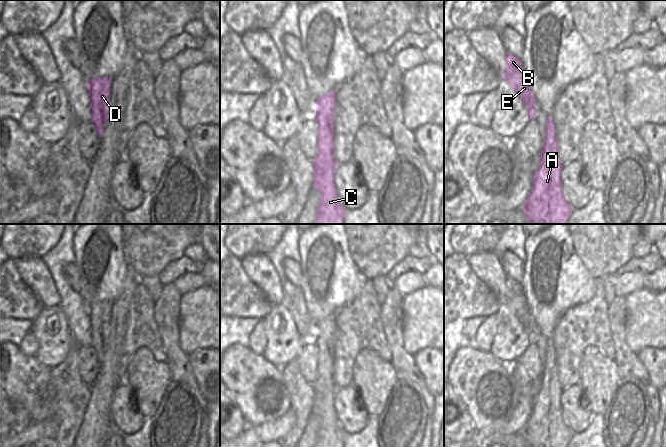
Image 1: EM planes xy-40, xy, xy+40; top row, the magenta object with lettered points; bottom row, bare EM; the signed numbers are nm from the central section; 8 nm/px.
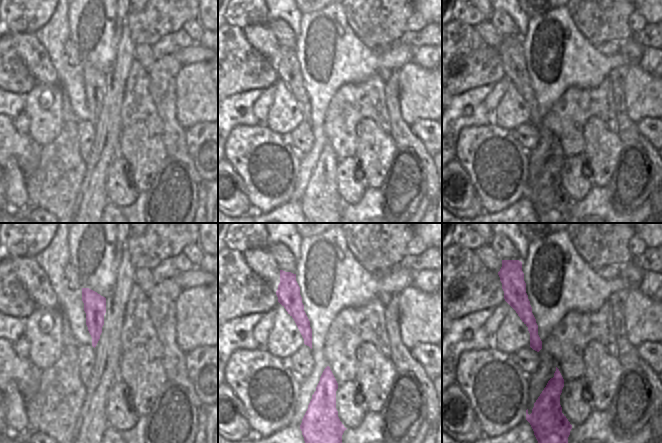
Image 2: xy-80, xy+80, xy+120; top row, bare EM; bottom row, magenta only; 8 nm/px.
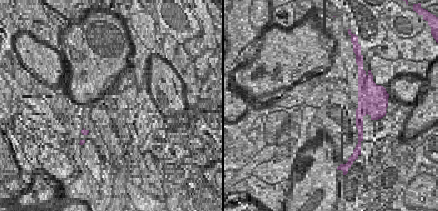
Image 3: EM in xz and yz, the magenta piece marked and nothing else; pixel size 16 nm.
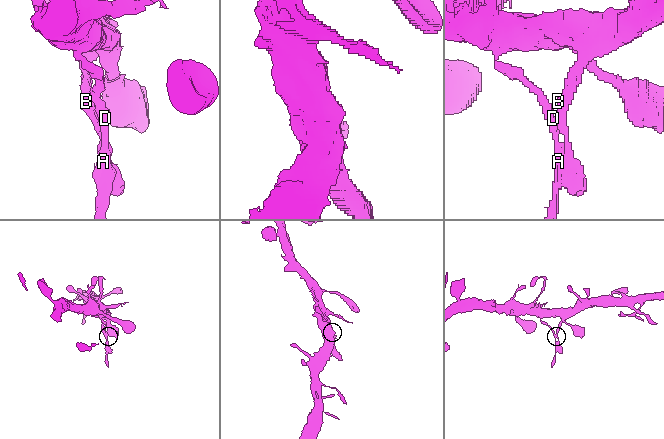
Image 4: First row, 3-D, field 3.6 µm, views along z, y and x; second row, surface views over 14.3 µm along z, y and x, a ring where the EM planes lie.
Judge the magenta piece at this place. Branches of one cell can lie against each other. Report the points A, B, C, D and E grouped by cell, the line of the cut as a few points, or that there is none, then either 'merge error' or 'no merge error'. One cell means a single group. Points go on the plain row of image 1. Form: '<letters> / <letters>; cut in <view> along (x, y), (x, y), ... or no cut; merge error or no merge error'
A B C D E; no cut; no merge error

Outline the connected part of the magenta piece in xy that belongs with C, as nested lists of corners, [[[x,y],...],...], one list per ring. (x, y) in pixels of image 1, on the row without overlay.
[[[336,315],[316,323],[316,346],[318,348],[318,378],[314,388],[314,412],[320,416],[320,428],[314,447],[343,447],[346,433],[342,430],[334,398],[338,389],[334,382],[334,332]]]

